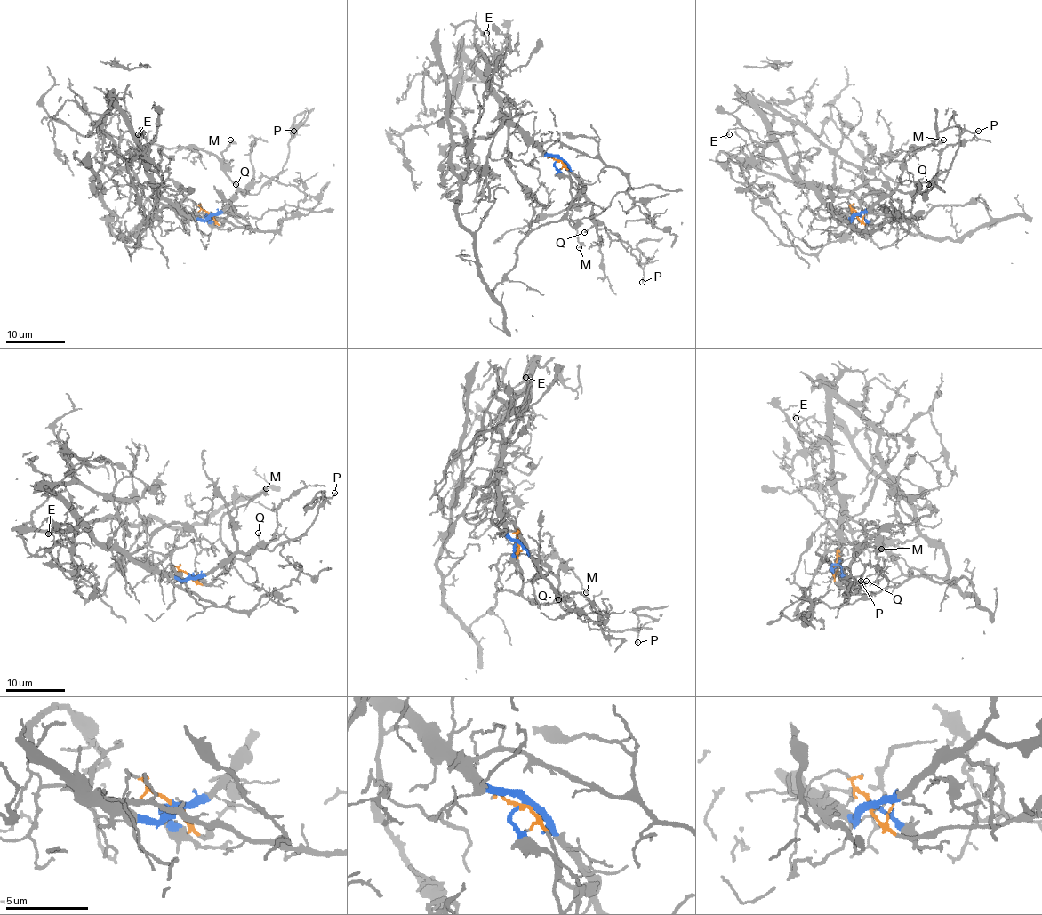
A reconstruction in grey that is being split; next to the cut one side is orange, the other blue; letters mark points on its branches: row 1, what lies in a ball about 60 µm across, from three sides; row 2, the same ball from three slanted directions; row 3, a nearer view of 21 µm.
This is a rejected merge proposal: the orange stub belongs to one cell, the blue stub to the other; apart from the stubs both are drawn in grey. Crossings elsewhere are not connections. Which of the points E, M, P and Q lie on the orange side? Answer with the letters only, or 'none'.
none

